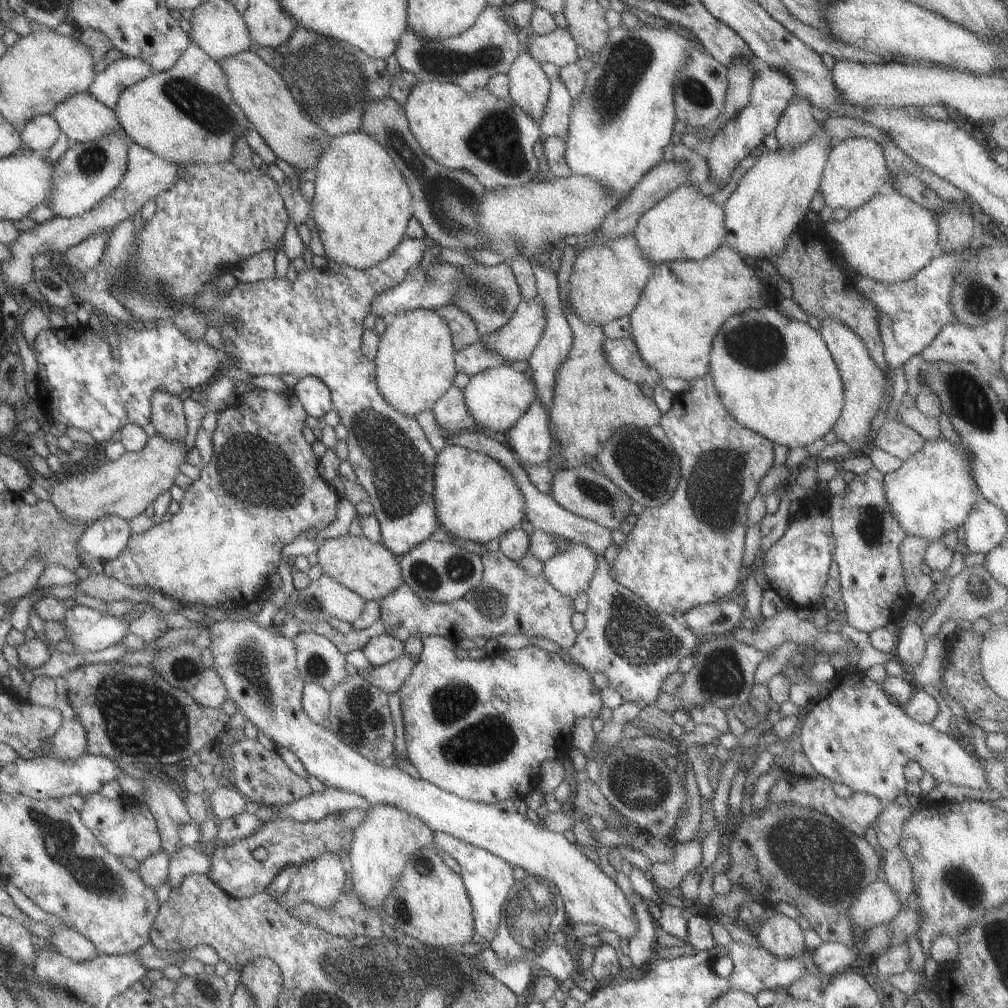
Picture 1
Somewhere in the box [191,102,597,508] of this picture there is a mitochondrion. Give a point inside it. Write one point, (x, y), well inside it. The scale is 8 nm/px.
(447, 196)

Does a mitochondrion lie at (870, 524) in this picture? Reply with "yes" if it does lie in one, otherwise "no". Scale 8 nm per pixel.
yes

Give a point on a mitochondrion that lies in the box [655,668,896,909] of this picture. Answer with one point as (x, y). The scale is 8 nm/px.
(818, 858)

